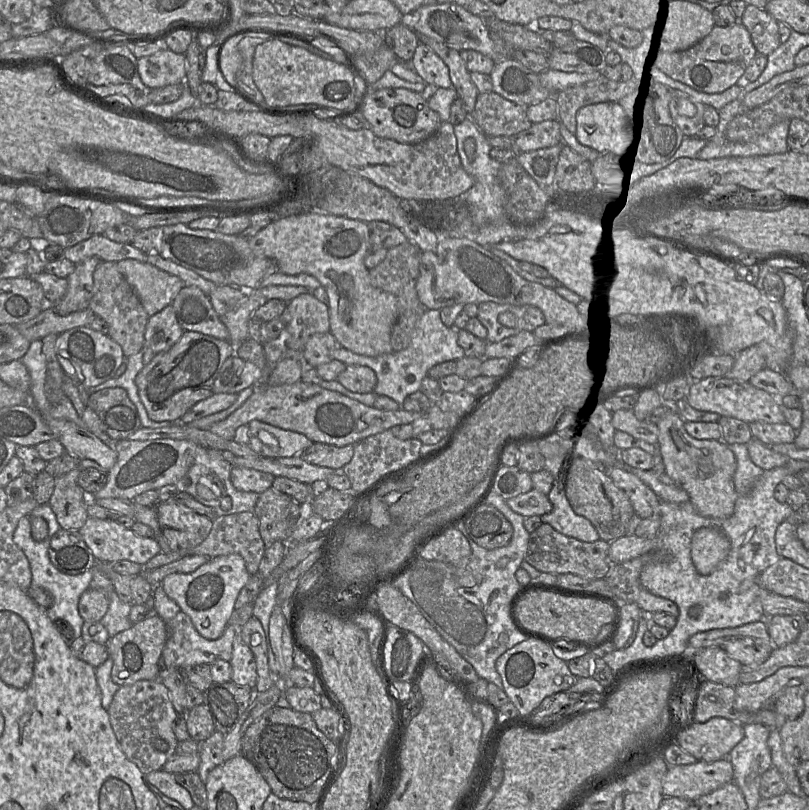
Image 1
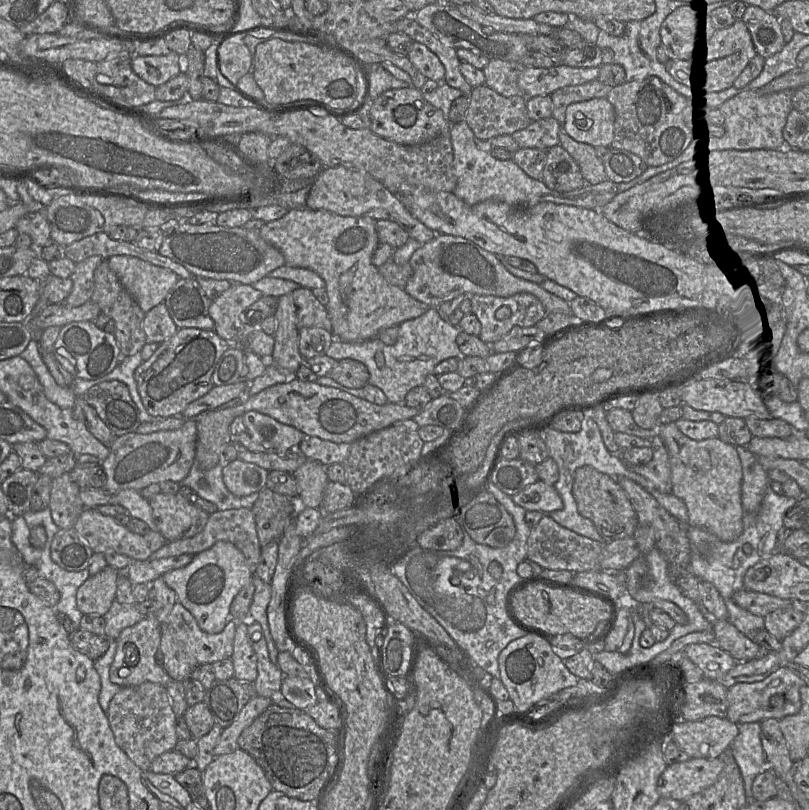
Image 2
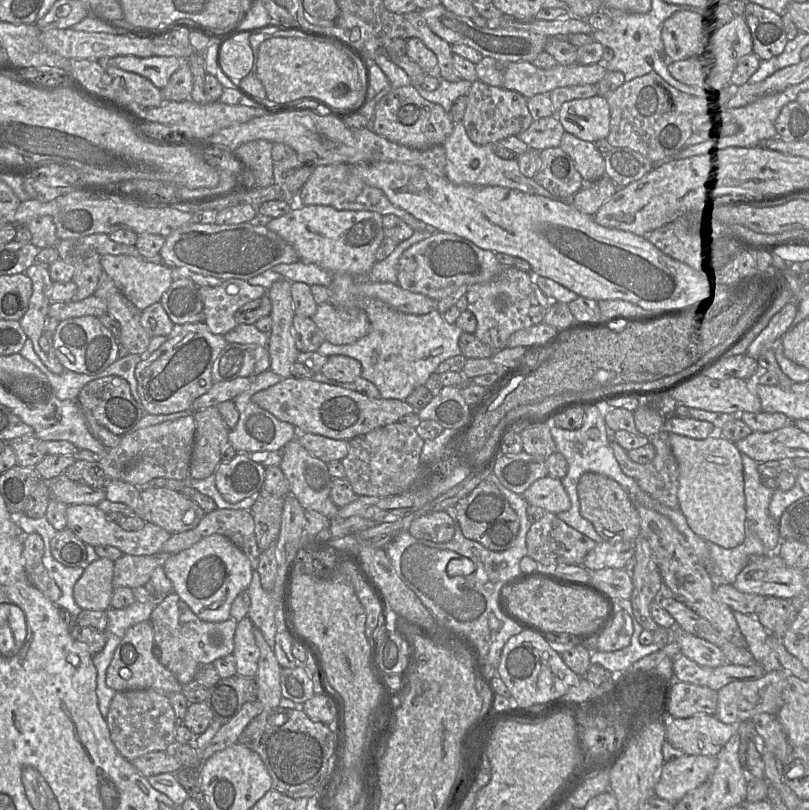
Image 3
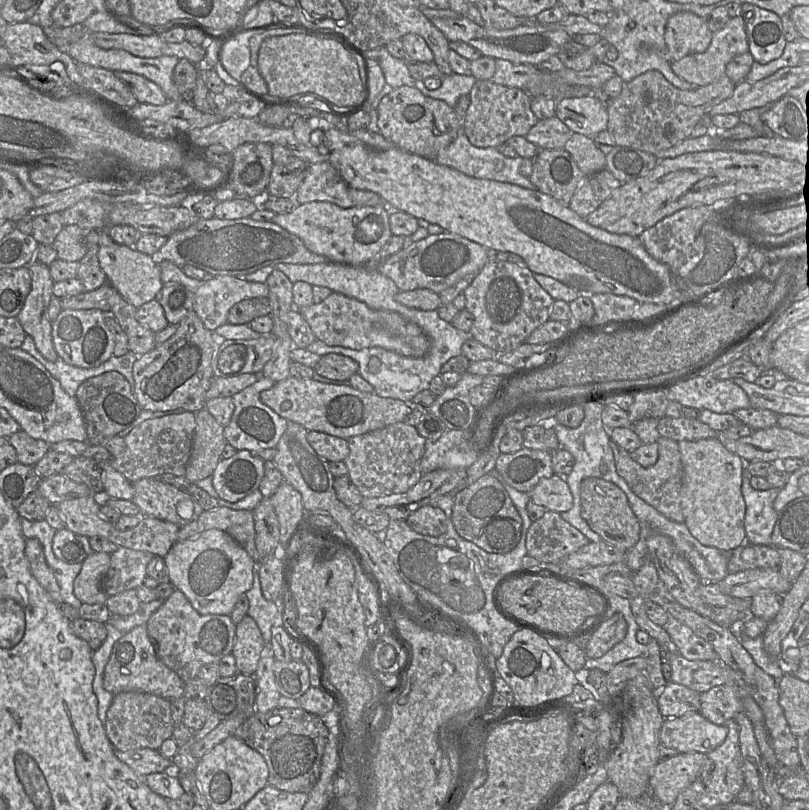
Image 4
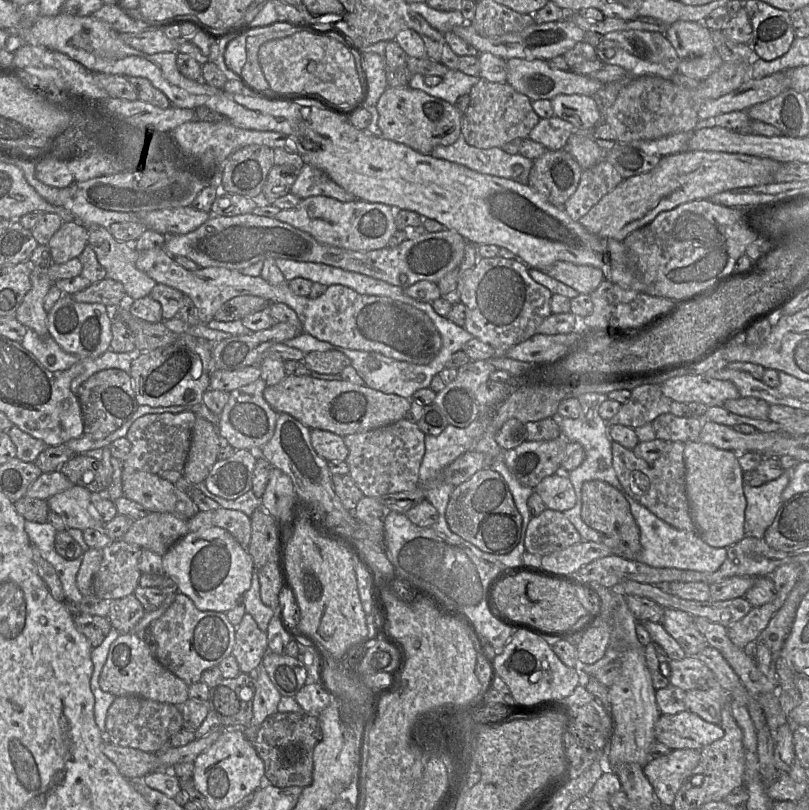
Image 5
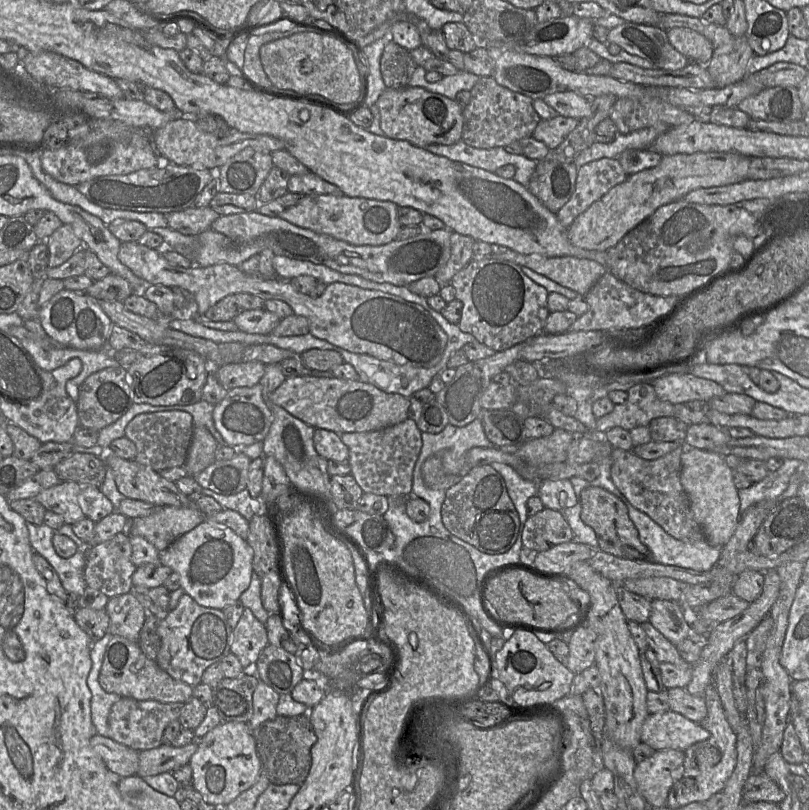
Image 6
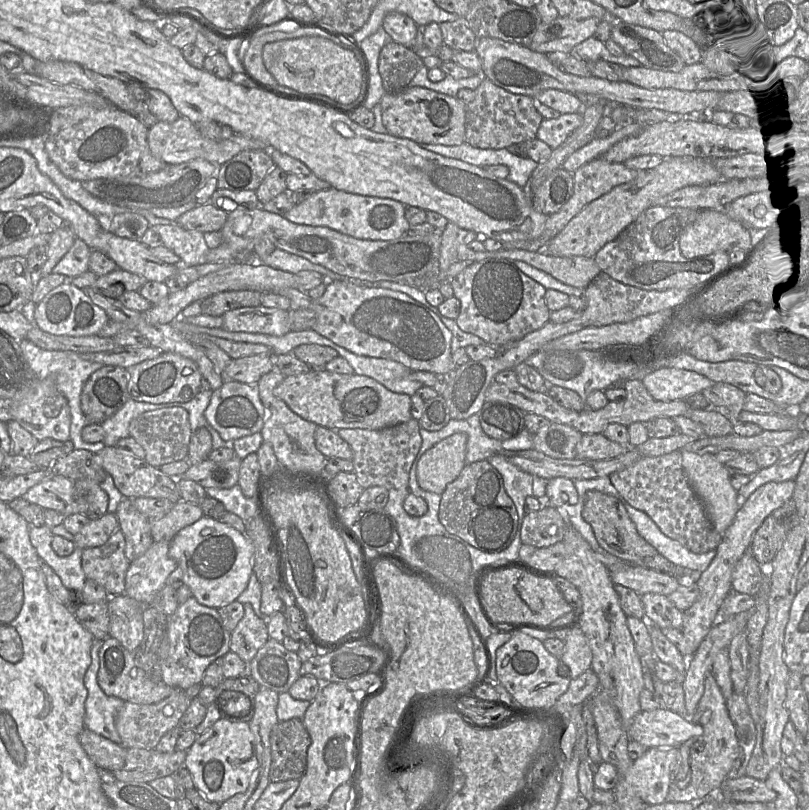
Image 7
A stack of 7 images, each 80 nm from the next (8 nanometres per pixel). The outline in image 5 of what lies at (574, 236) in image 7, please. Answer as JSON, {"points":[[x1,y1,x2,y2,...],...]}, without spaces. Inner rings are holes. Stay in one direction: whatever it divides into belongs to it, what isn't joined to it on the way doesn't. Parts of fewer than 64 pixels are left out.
{"points":[[686,151,662,156,651,171,624,179,578,222,592,234,623,241,631,232,652,222,659,213,681,204,708,199,718,193,774,183,781,165,769,158,712,151]]}

